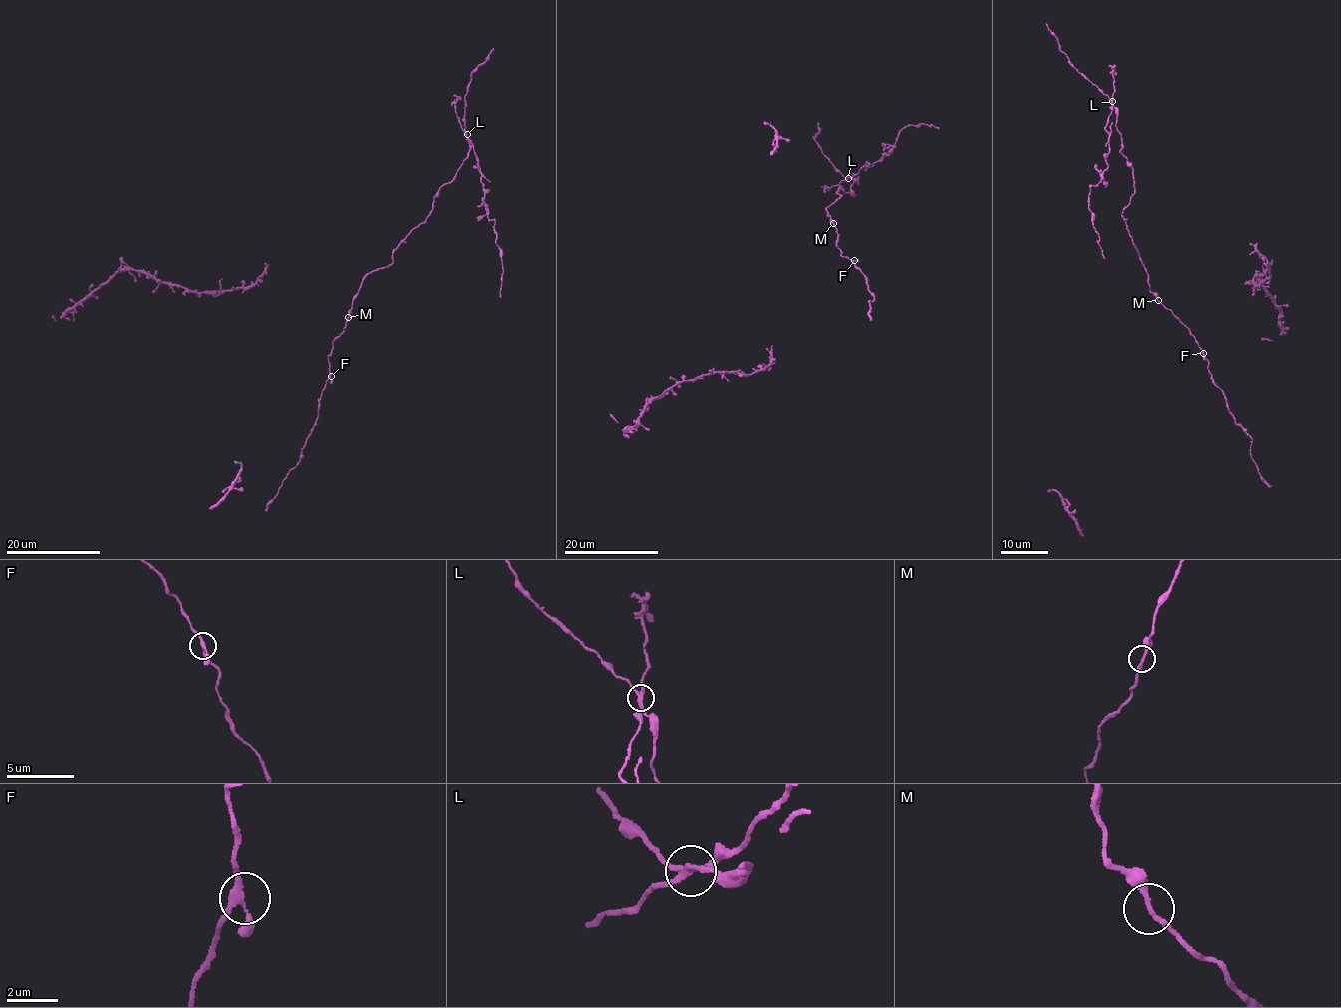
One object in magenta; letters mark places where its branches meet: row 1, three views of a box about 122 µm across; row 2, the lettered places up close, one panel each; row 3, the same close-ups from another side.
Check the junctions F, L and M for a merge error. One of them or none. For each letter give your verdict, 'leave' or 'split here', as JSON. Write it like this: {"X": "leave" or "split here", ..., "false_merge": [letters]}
{"F": "leave", "L": "split here", "M": "leave", "false_merge": ["L"]}

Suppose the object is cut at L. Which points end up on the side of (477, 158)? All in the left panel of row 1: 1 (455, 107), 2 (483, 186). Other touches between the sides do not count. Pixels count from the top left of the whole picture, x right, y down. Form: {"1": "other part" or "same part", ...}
{"1": "same part", "2": "same part"}

